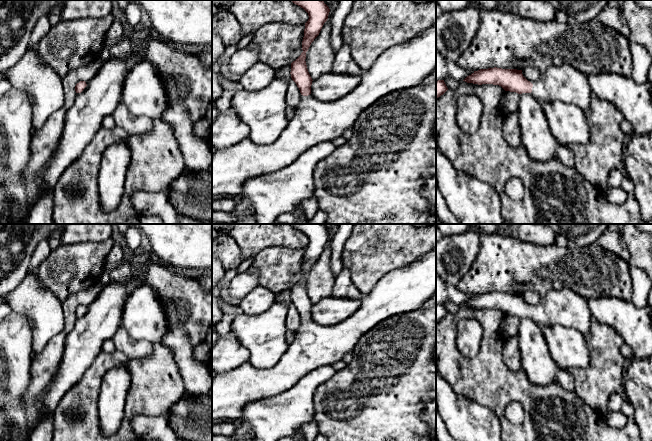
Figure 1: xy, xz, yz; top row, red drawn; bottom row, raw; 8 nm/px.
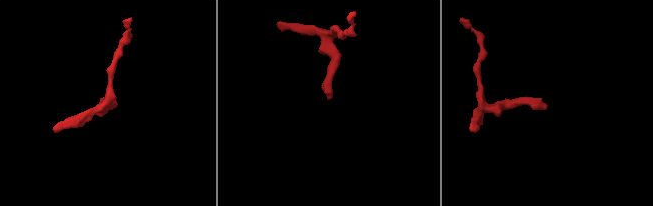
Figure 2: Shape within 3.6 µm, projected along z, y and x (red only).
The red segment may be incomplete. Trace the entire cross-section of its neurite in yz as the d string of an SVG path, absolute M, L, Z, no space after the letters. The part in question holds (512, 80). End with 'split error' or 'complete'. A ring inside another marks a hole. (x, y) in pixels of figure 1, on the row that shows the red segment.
M570 64L549 67L535 82L528 81L522 70L497 67L474 71L463 81L478 85L499 85L505 91L518 94L530 93L541 103L561 100L575 104L583 111L590 106L593 94L588 75Z | split error

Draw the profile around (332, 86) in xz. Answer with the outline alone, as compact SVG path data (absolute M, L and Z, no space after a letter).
M327 73L312 81L311 95L321 101L334 101L358 86L361 74Z

